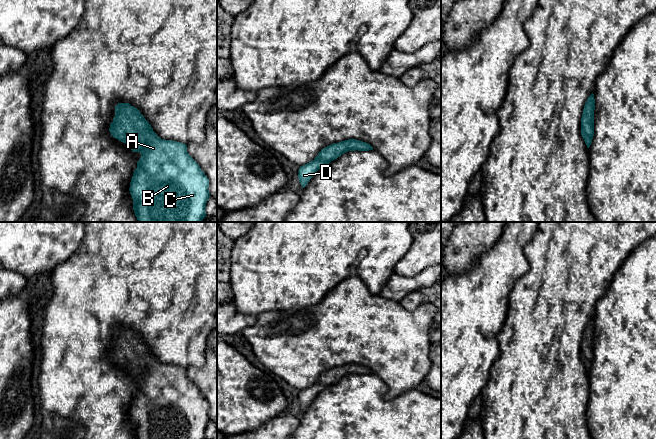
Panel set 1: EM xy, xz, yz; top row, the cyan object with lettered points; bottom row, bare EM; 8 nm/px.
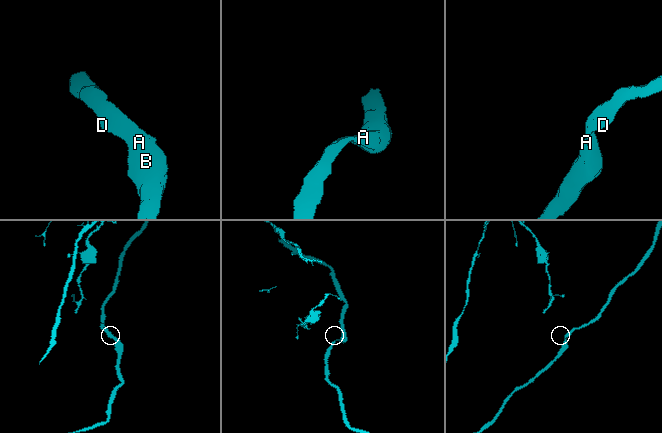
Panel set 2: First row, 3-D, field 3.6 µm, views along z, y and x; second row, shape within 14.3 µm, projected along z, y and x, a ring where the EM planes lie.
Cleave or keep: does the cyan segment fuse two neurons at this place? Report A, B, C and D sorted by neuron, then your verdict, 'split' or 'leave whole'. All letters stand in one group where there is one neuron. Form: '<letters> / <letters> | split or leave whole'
A B C D | leave whole

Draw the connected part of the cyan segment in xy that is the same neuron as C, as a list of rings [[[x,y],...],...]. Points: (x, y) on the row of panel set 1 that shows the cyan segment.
[[[129,103],[115,106],[109,131],[141,154],[129,188],[138,222],[201,222],[206,217],[209,179],[188,154],[186,144],[158,137],[140,111]]]

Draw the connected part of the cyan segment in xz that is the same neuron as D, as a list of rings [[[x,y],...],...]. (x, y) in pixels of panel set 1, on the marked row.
[[[348,139],[339,143],[333,143],[323,148],[318,155],[309,163],[300,166],[298,170],[299,182],[304,188],[310,179],[317,173],[317,171],[328,165],[331,161],[337,159],[347,151],[369,151],[373,150],[373,147],[363,141],[356,139]]]

